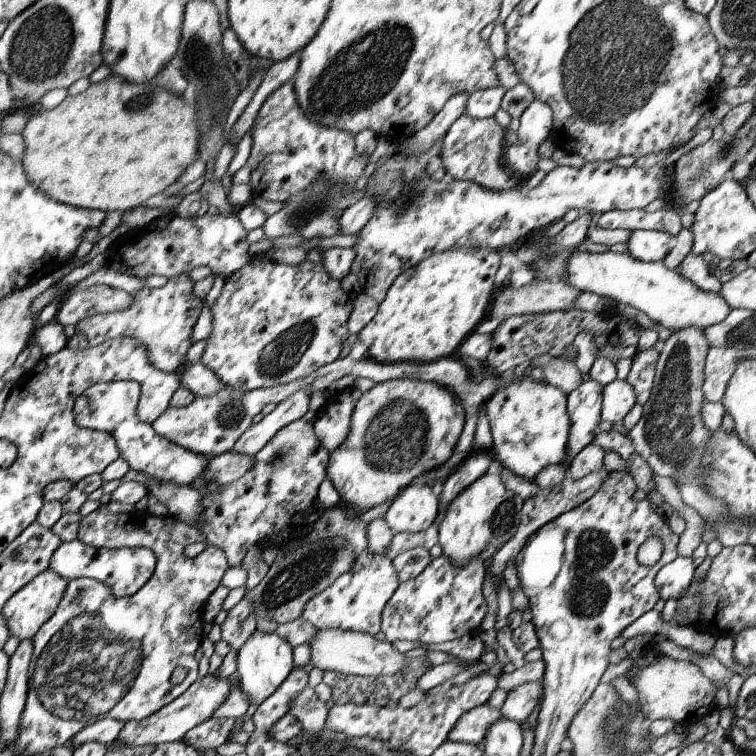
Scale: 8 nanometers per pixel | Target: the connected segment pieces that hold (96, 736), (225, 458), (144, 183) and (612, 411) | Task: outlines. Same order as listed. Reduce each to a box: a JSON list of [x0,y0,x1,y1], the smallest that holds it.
[[69,716,124,749],[204,452,254,486],[22,76,200,212],[601,378,637,424]]

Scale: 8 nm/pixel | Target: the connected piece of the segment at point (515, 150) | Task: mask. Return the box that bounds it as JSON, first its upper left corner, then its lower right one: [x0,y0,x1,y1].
[504,98,553,182]

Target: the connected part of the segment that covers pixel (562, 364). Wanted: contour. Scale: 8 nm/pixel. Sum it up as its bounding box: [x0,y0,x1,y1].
[541,356,583,395]

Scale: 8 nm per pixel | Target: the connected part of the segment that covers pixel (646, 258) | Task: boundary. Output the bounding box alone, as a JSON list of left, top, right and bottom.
[626,229,673,262]

